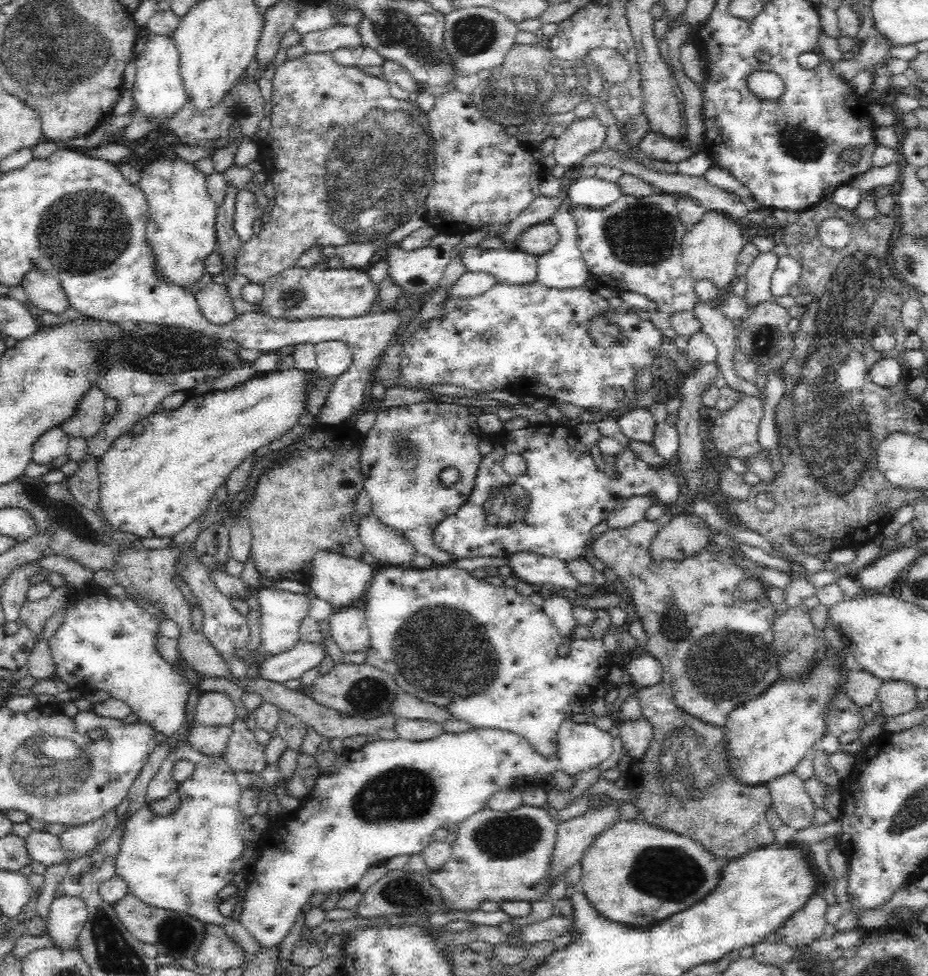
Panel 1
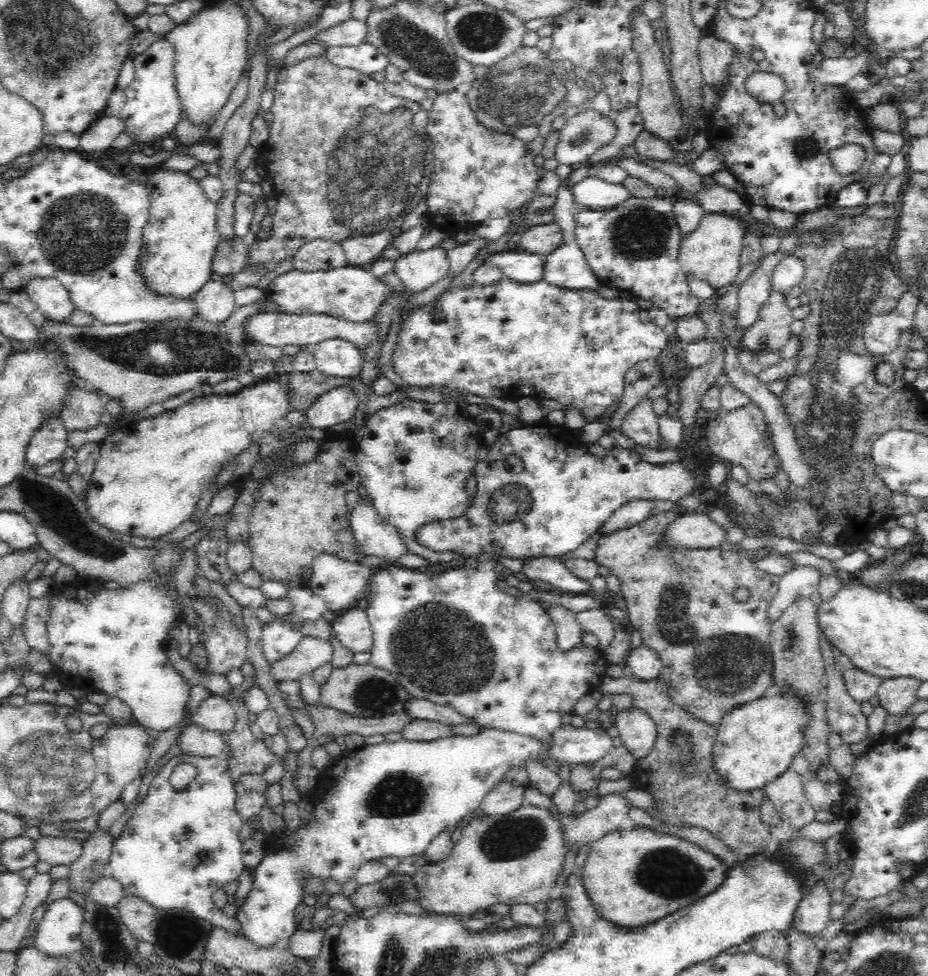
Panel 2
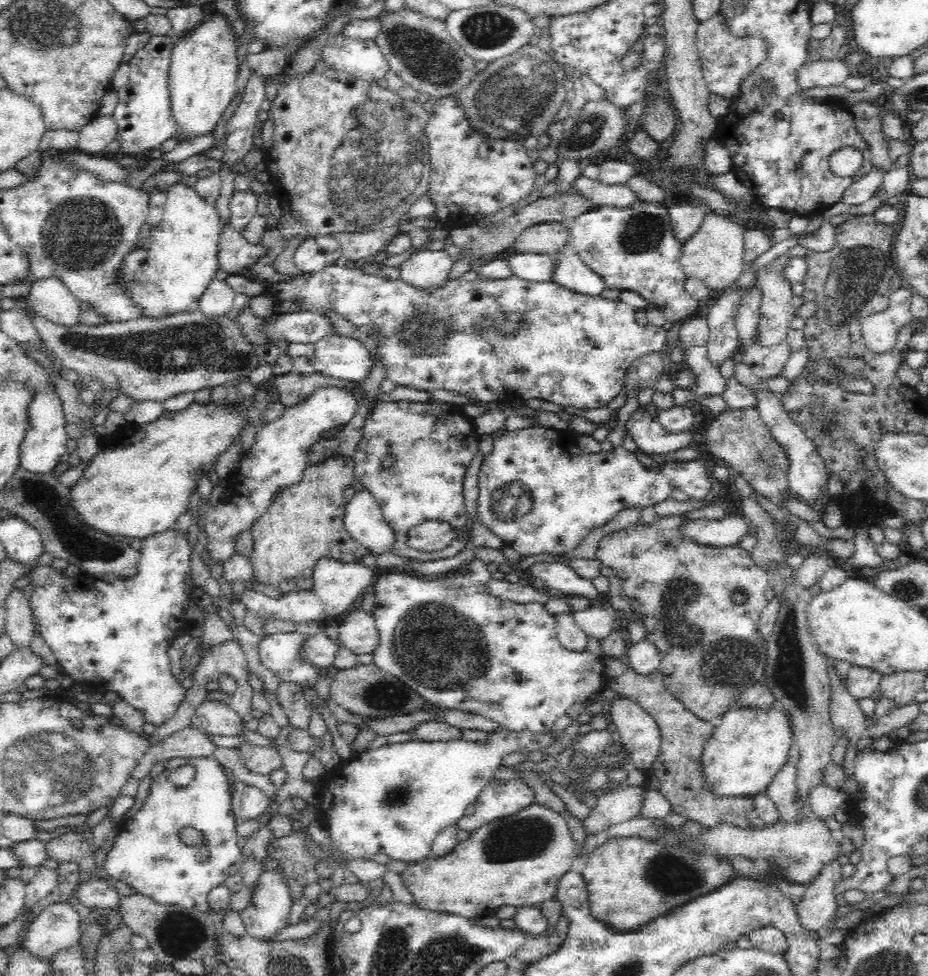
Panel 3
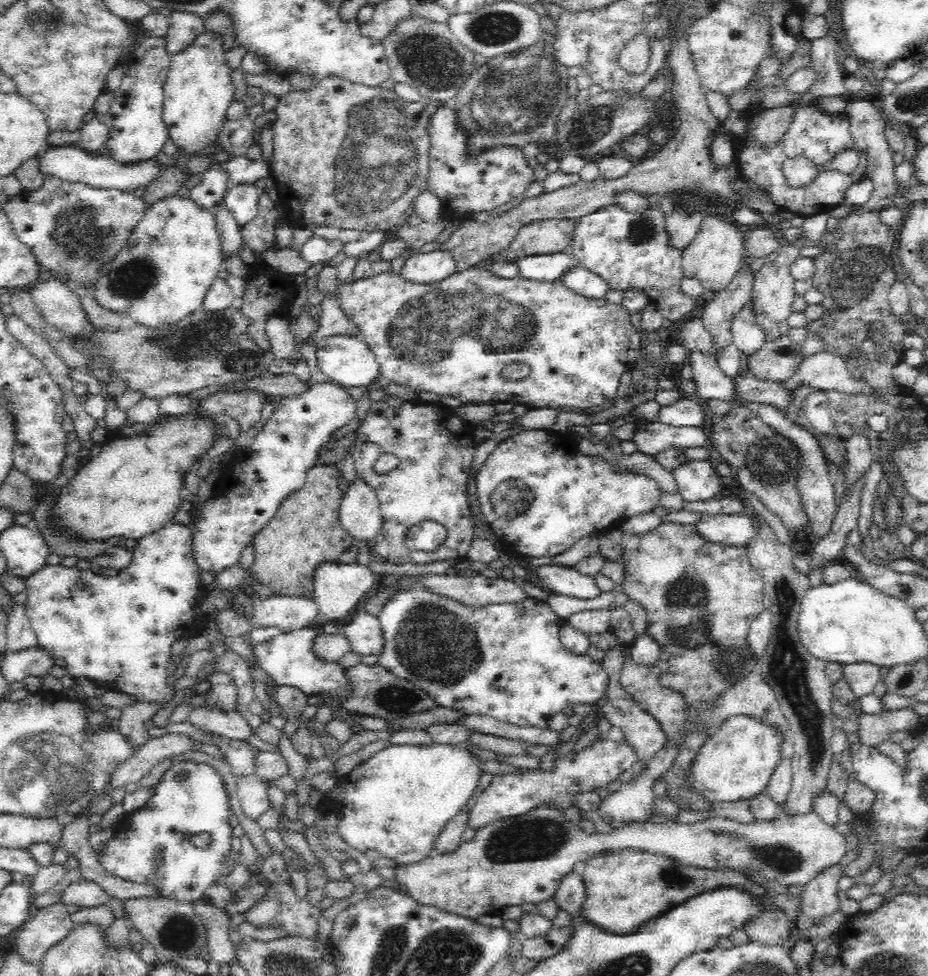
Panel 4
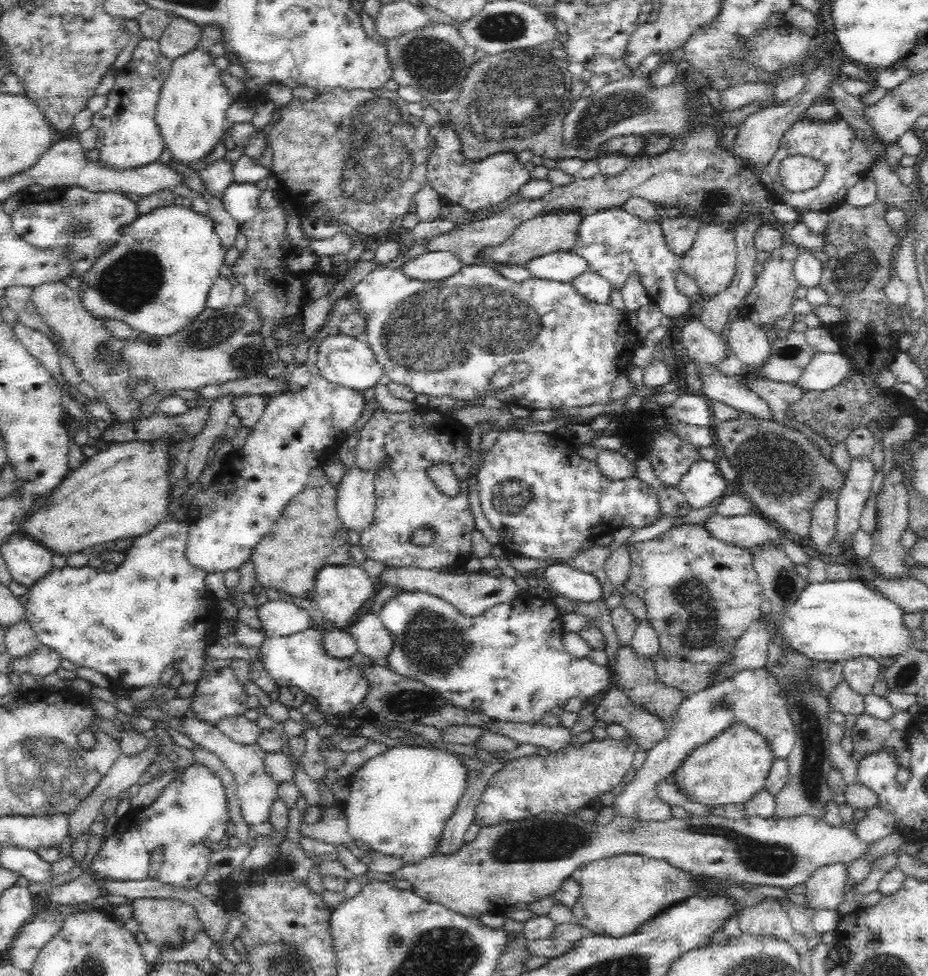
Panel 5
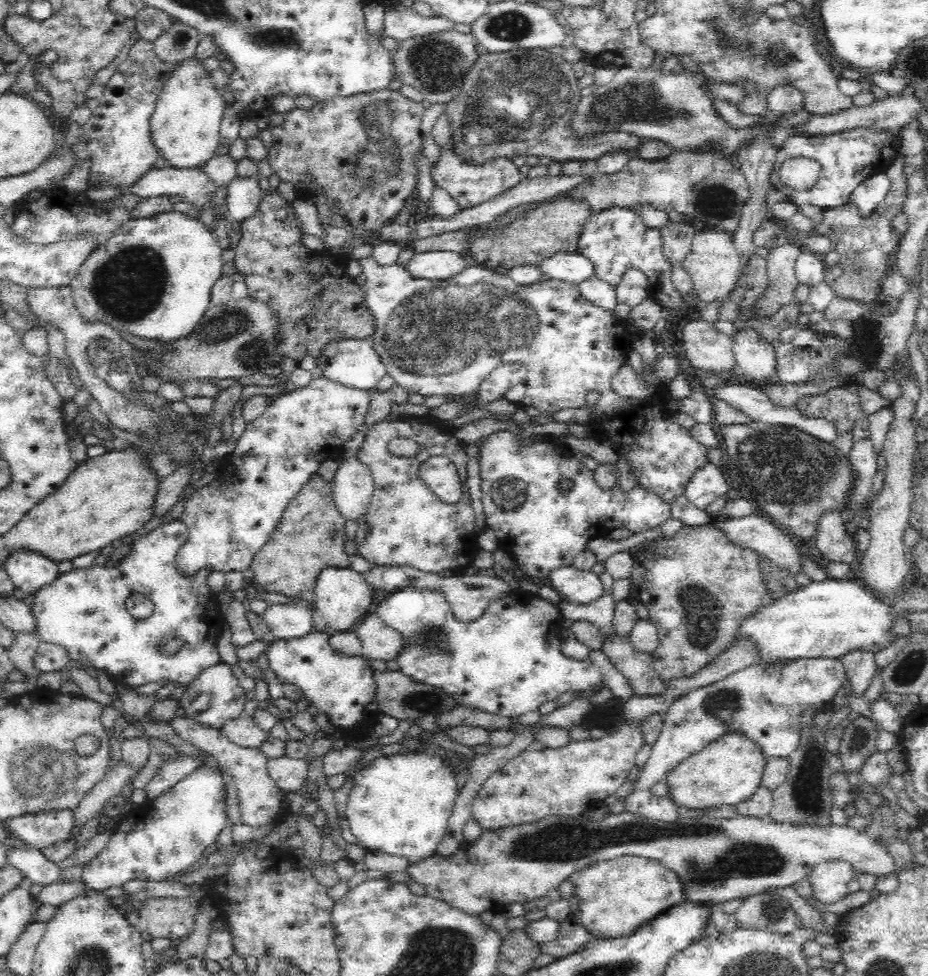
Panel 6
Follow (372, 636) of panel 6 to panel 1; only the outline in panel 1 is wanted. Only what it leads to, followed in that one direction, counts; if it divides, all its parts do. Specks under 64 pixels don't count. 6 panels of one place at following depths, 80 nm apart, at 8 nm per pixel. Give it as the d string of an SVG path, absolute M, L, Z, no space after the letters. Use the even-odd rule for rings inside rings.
M355 607L338 609L326 621L332 640L342 652L360 652L369 649L369 626L365 611Z

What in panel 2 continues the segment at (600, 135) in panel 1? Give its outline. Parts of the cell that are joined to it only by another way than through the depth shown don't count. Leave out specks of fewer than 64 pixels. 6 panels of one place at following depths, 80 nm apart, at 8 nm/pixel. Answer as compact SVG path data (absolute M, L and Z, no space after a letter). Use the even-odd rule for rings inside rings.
M588 108L588 112L577 112L573 117L567 118L559 130L554 158L558 164L577 167L596 150L612 141L614 134L614 124L592 108Z

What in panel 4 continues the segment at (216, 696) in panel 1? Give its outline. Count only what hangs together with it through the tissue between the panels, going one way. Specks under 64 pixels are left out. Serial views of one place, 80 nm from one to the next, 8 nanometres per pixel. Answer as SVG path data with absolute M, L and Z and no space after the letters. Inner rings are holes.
M198 707L190 712L190 723L197 729L224 739L244 741L254 731L241 714L235 711L218 710L218 707Z

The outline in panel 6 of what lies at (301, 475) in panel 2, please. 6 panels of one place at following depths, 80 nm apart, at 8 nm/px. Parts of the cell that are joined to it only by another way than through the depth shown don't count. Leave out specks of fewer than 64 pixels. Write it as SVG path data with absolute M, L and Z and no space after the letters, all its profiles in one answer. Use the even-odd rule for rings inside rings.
M318 472L302 485L275 524L266 544L254 554L250 574L264 591L294 596L315 604L315 584L318 574L326 568L347 568L348 554L344 551L346 517L340 513L333 500L331 482L322 479Z

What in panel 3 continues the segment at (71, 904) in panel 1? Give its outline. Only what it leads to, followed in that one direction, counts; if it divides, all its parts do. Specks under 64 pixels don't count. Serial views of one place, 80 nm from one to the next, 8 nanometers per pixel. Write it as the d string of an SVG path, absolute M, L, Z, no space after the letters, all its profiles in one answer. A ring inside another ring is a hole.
M56 902L43 908L42 912L31 920L29 927L22 936L20 948L31 952L36 958L50 959L59 951L80 942L80 915L68 902Z

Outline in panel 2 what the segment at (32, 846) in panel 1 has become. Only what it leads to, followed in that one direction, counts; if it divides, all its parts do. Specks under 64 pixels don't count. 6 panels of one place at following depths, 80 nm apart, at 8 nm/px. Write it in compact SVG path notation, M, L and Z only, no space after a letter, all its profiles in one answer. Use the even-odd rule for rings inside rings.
M44 830L40 838L33 840L33 842L38 860L47 862L51 866L58 864L70 865L78 860L83 850L81 842L77 842L75 838L48 836Z

